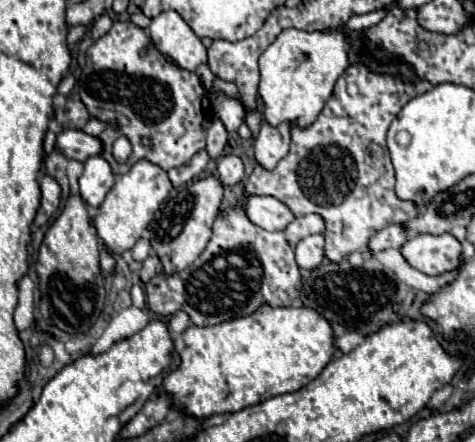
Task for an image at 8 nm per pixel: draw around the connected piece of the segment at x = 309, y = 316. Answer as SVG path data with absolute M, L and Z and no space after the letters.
M260 305L254 313L246 317L224 321L212 327L190 325L184 333L176 335L174 345L182 363L164 379L162 391L172 393L174 403L180 403L182 411L194 417L232 413L232 405L236 405L236 411L240 411L276 395L294 393L296 389L302 389L308 381L316 379L336 351L330 321L316 309L304 305L274 309L270 305Z

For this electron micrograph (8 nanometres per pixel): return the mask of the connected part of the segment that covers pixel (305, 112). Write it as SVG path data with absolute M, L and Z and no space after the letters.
M284 29L276 41L260 55L260 87L258 95L264 99L264 117L270 125L282 121L310 125L324 103L332 95L336 79L350 65L350 43L340 29L326 31L298 31Z

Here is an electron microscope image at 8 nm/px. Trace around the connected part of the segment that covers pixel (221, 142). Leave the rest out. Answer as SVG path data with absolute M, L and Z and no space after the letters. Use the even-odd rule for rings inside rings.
M216 117L208 129L208 135L206 135L206 151L212 159L216 159L222 151L224 151L224 145L226 145L226 127L224 123Z

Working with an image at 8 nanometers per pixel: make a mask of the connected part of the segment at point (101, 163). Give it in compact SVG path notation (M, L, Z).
M100 155L90 157L84 163L84 173L80 177L80 195L82 195L82 199L92 207L100 207L106 193L110 191L110 187L112 187L110 163Z

